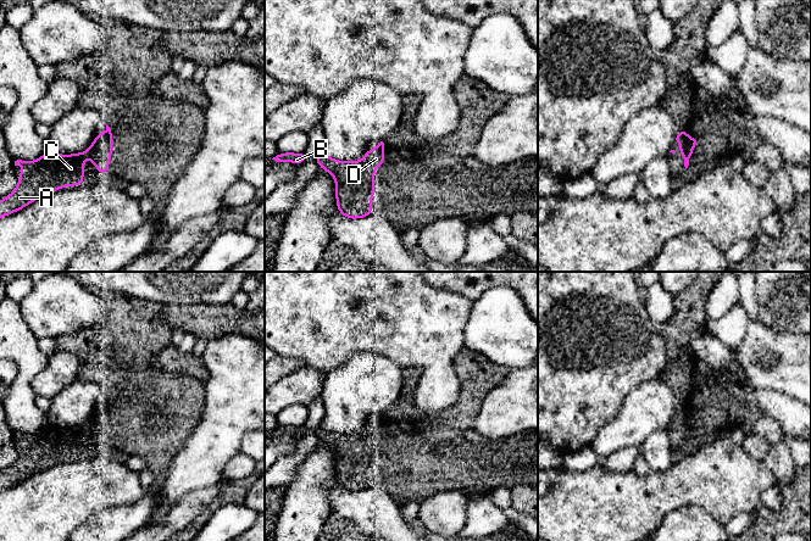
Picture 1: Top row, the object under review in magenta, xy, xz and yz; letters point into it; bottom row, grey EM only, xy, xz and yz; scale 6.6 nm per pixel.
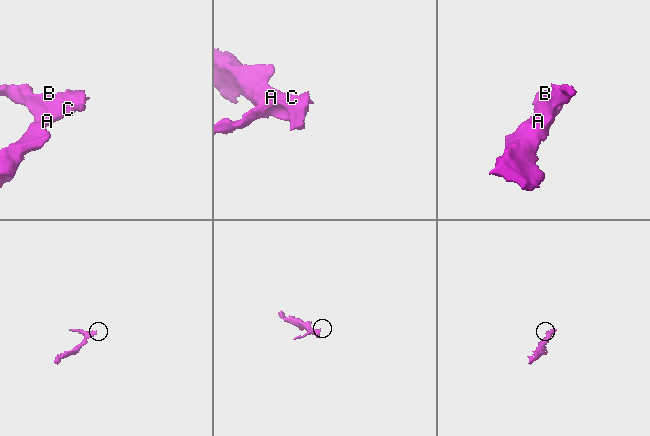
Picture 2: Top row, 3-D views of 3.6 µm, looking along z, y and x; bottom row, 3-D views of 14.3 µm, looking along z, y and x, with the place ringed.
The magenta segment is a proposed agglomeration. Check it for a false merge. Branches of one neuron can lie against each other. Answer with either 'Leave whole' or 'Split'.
Leave whole

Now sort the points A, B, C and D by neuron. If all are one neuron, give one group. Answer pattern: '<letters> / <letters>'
A B C D

